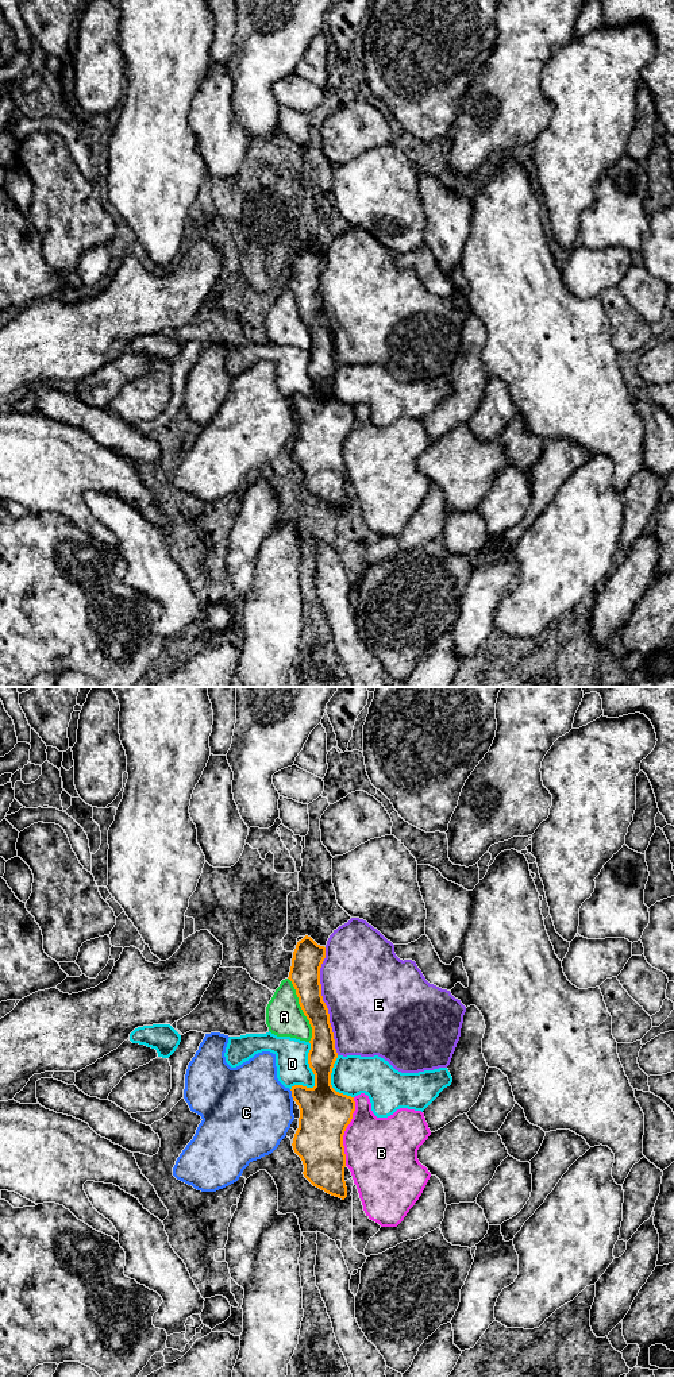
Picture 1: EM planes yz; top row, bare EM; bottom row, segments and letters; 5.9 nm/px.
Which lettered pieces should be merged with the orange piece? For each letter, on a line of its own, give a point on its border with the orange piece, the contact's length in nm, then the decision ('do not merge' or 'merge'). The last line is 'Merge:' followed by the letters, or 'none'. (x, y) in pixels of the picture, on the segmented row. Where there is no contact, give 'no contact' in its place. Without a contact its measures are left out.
A: yz (301, 1008) | 400 nm | merge
B: yz (345, 1130) | 420 nm | do not merge
C: yz (292, 1095) | 70 nm | do not merge
D: yz (315, 1076) | 300 nm | do not merge
E: yz (323, 1002) | 650 nm | do not merge
Merge: A

